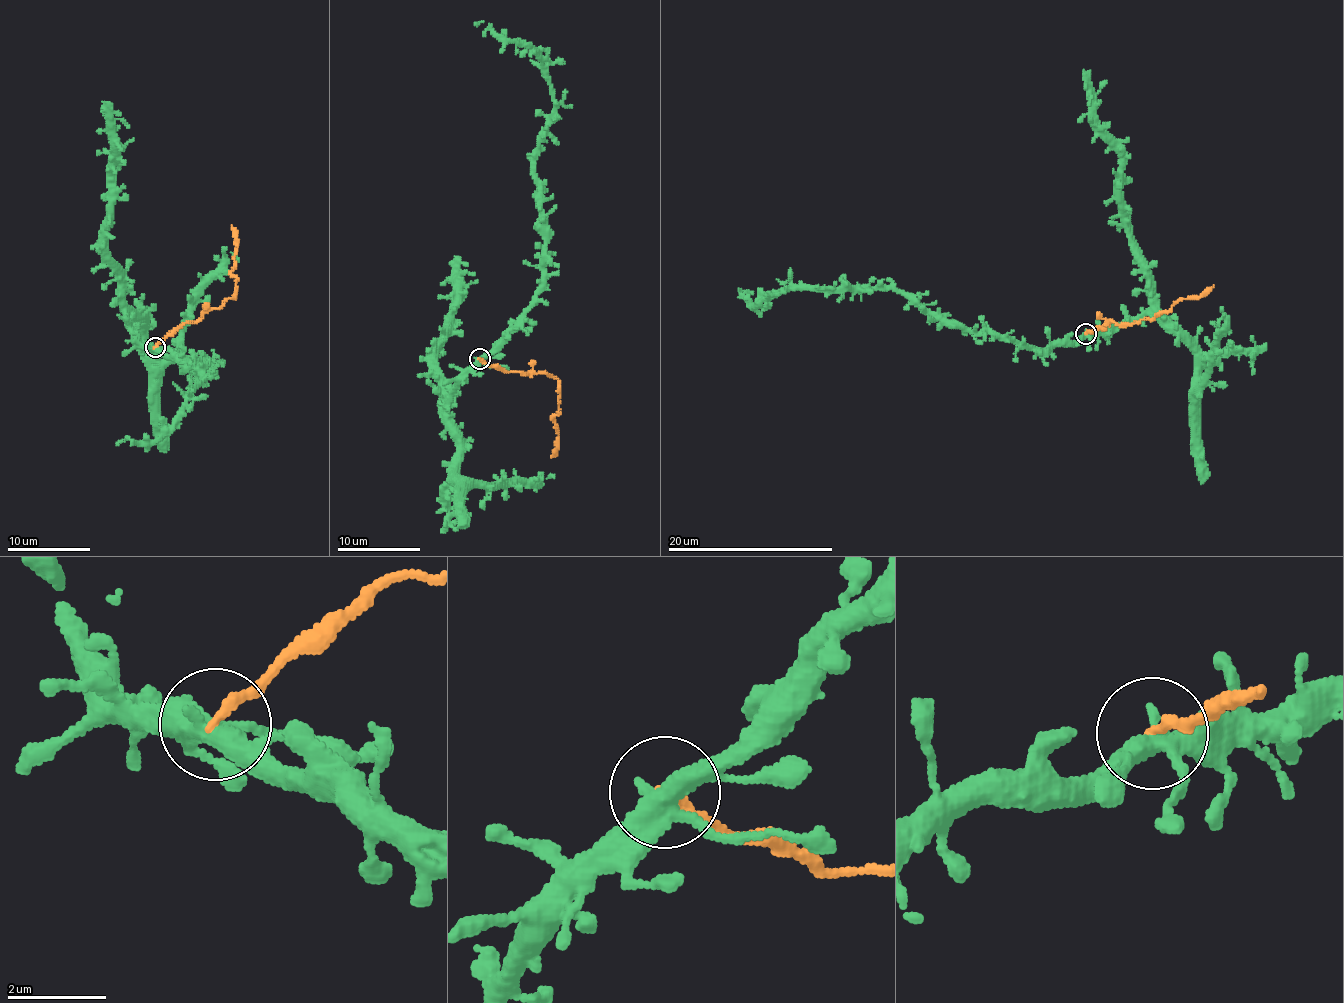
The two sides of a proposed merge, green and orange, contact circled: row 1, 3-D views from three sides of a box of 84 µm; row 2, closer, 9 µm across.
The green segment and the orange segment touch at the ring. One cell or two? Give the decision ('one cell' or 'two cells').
two cells

